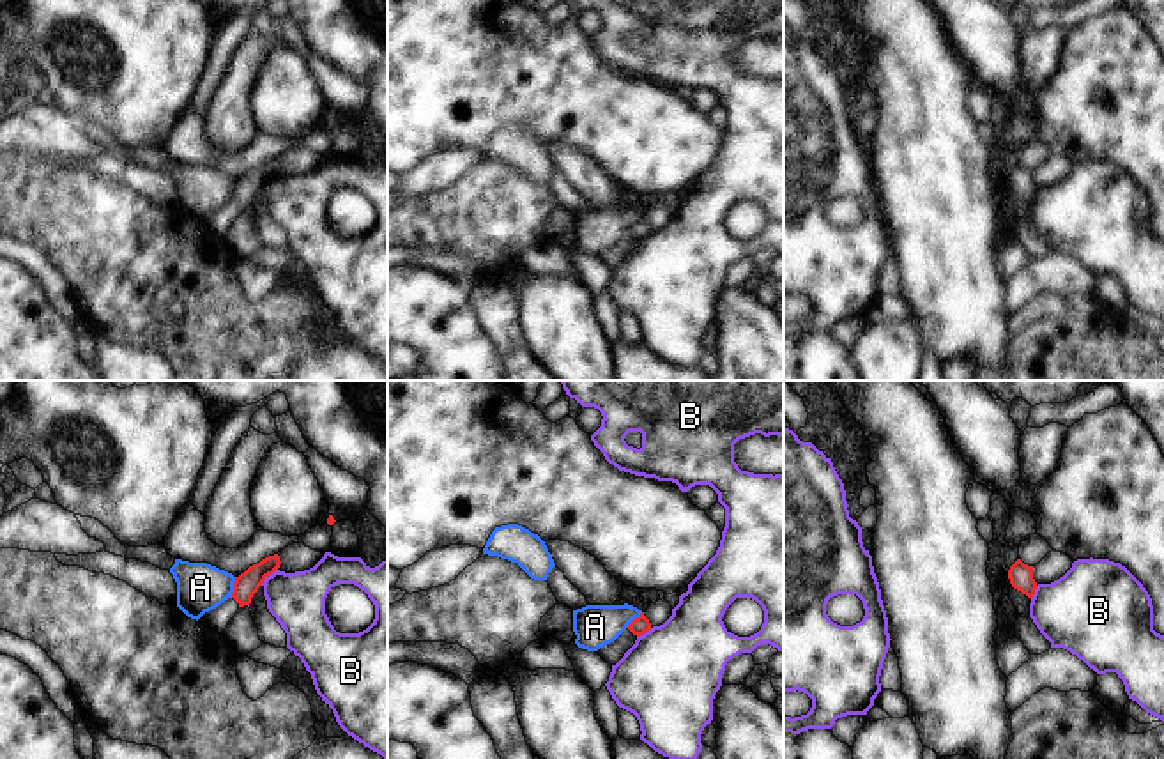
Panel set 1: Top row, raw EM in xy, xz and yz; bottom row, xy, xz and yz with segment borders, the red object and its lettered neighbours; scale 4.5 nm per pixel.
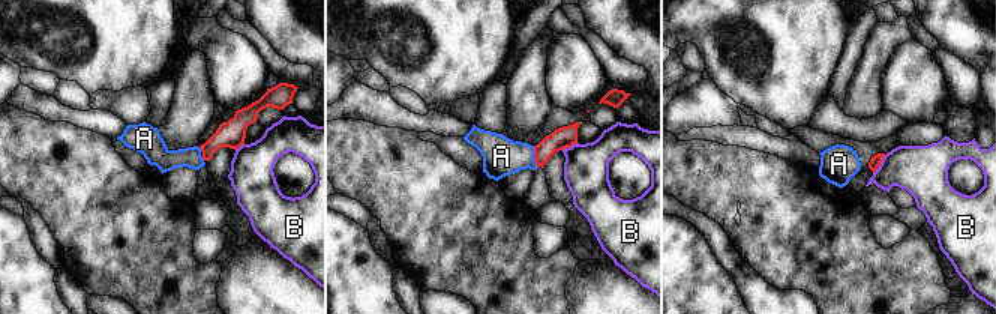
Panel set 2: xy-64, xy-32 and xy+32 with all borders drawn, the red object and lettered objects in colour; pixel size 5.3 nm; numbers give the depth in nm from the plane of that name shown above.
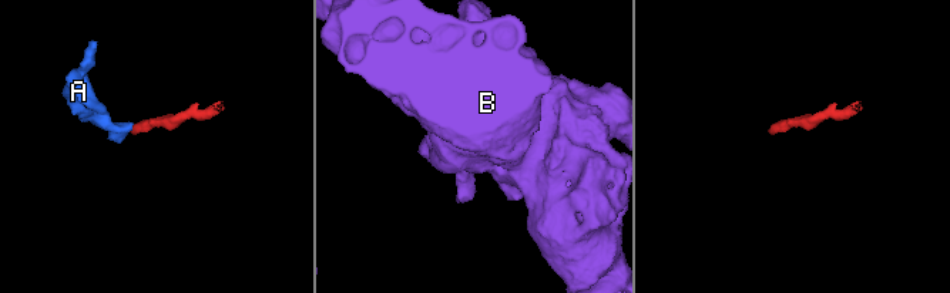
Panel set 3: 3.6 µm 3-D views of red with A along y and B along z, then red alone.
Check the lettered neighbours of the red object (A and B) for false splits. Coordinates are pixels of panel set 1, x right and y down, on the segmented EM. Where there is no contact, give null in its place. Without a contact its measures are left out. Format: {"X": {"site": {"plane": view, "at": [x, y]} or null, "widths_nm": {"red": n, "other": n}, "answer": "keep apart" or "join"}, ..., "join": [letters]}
{"A": {"site": {"plane": "xy", "at": [234, 588]}, "widths_nm": {"red": 110, "other": 220}, "answer": "keep apart"}, "B": {"site": {"plane": "xy", "at": [269, 574]}, "widths_nm": {"red": 110, "other": 260}, "answer": "keep apart"}, "join": []}

